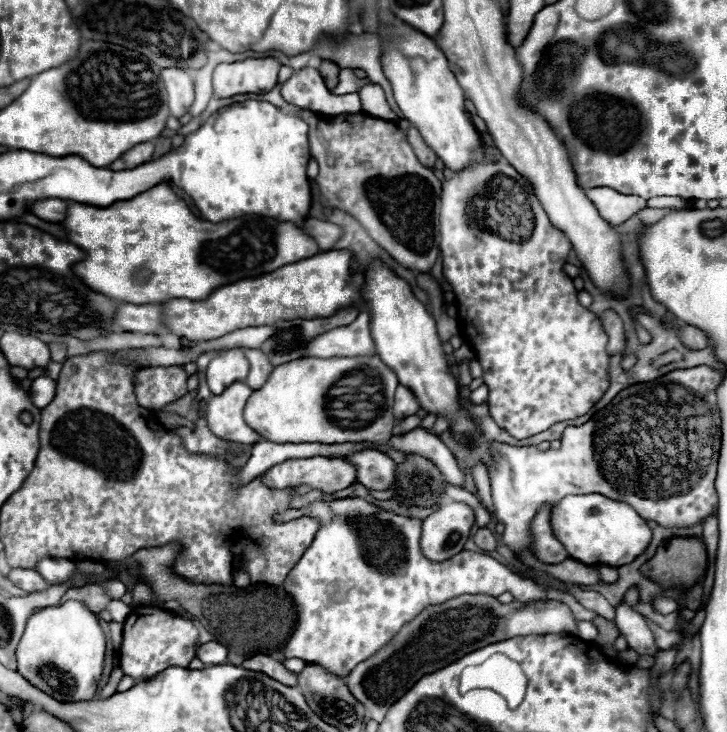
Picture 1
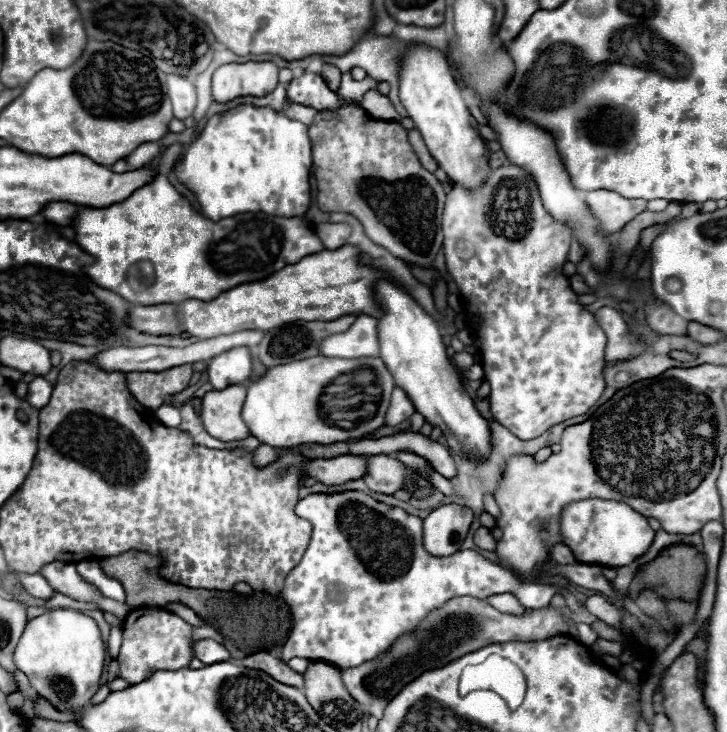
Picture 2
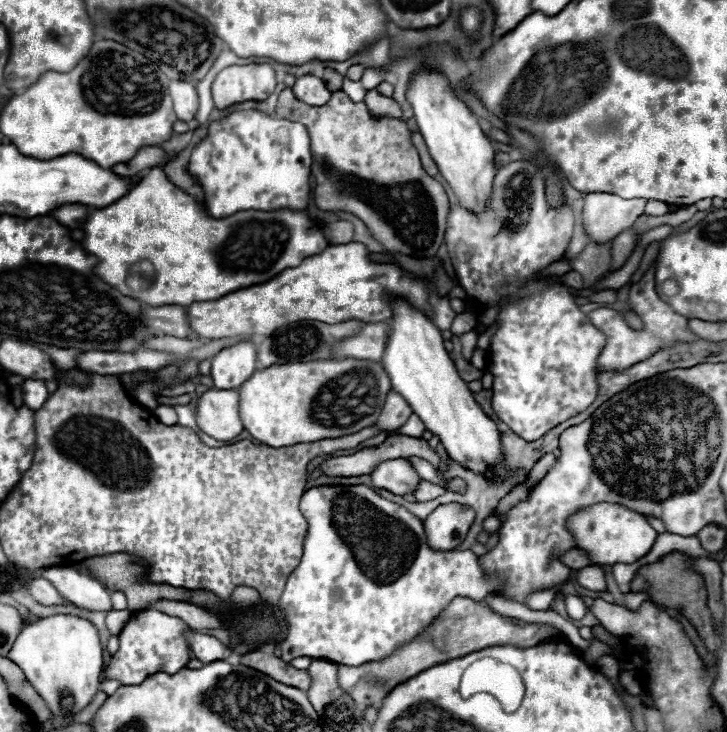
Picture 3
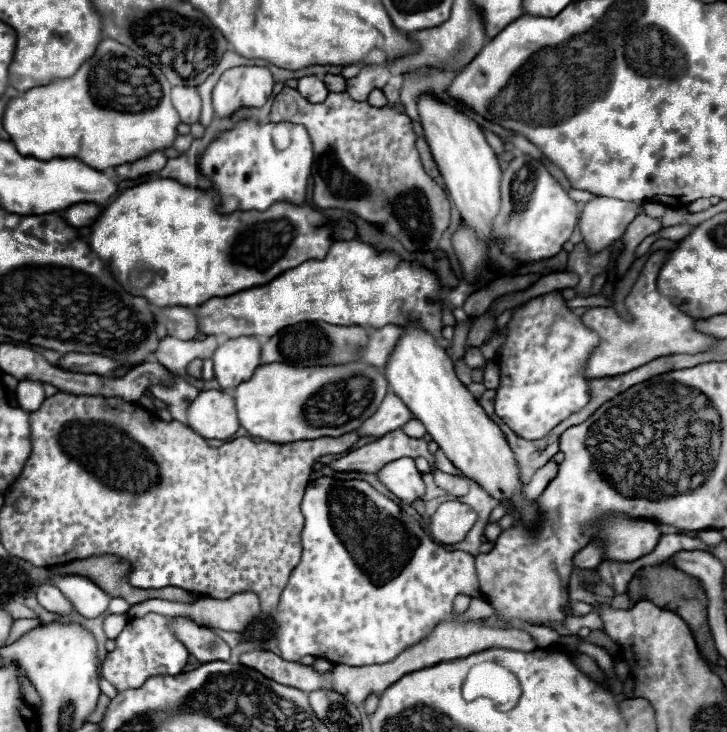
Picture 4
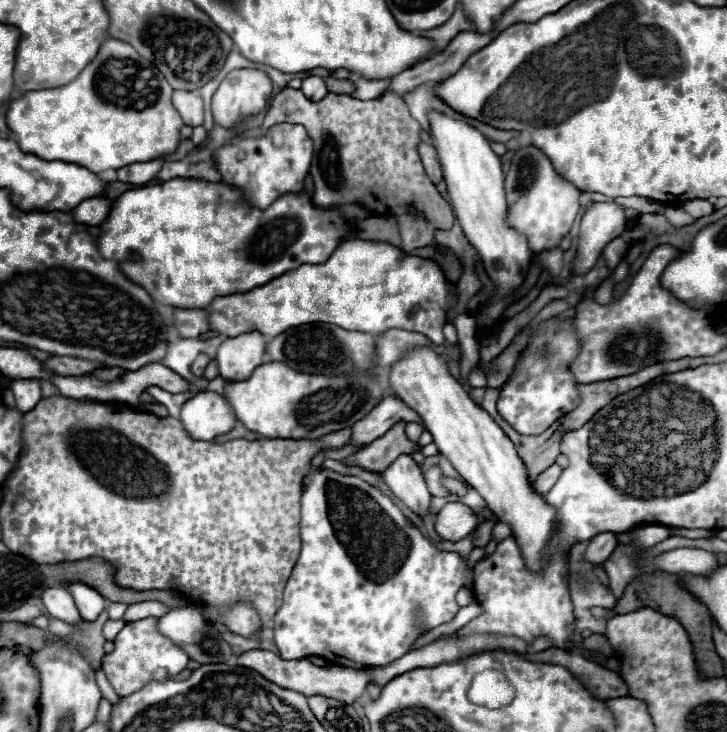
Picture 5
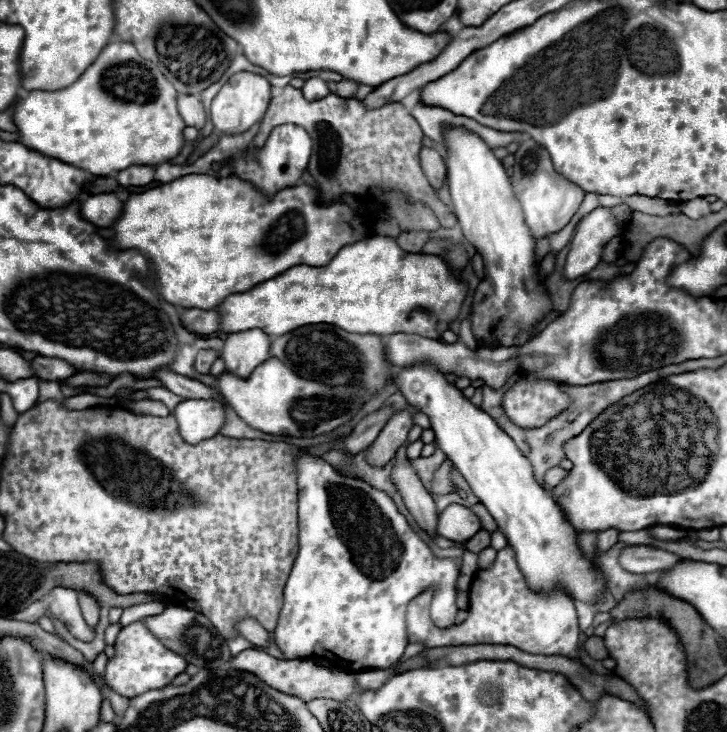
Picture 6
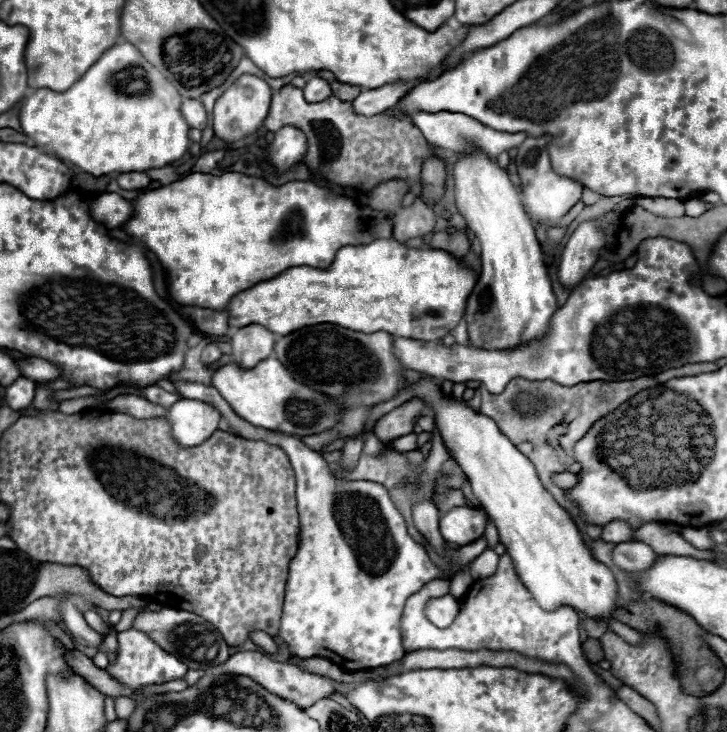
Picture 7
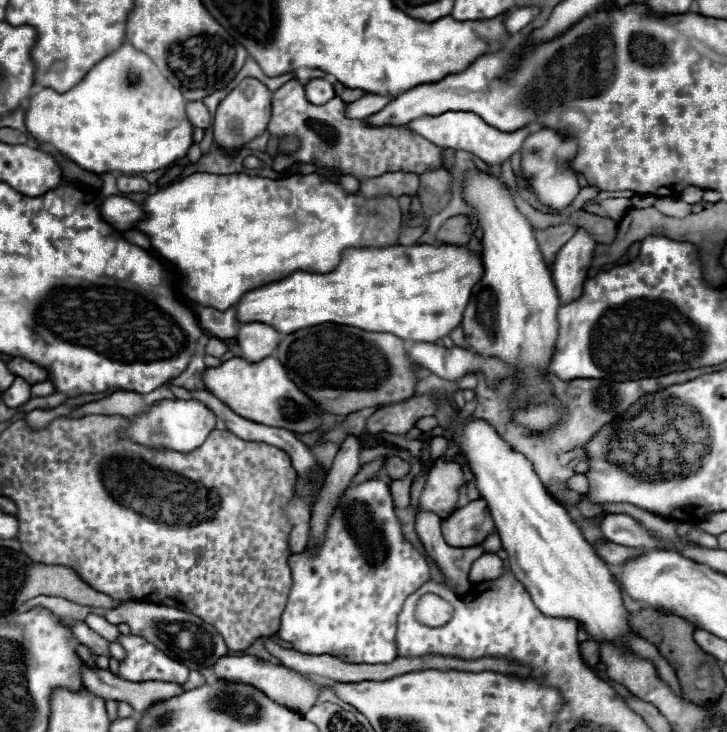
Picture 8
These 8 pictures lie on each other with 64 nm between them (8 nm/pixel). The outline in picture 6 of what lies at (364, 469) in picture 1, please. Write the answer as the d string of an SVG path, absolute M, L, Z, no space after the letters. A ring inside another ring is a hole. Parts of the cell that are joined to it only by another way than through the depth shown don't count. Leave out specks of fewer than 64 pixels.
M408 443L401 446L396 453L396 464L392 470L391 481L396 484L398 492L402 494L406 508L414 516L416 524L426 530L430 536L436 536L436 524L438 524L438 510L434 506L432 496L424 490L421 480L413 468L406 468Z

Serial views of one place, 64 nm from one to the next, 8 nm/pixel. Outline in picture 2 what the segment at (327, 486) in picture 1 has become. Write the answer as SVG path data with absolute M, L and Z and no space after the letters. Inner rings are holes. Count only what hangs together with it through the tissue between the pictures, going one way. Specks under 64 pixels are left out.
M336 456L330 460L306 460L302 464L302 474L316 478L324 484L344 484L356 480L366 472L368 456Z

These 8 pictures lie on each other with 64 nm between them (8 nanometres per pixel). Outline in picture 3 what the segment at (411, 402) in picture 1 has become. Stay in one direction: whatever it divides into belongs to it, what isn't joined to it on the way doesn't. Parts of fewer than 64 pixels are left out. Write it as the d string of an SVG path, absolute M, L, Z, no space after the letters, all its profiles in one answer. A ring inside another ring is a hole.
M390 390L390 394L386 396L386 406L382 408L378 422L374 422L374 428L384 430L384 432L398 430L400 426L406 424L410 414L412 414L412 408L408 406L408 402L398 392Z

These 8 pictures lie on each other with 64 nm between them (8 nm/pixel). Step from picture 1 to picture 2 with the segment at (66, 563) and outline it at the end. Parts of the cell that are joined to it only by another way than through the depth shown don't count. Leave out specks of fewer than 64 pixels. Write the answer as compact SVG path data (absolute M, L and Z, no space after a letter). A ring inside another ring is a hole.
M52 562L40 568L40 574L50 582L50 586L54 586L56 592L70 596L78 602L94 602L98 604L100 610L104 612L112 612L120 618L124 618L130 608L126 604L114 602L110 598L106 598L94 584L86 582L78 572L74 564L66 564L66 562Z

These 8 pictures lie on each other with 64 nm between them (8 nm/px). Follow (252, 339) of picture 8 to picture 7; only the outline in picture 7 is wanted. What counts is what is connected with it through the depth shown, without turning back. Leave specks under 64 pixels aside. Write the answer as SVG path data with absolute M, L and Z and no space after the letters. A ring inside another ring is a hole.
M250 324L244 328L236 328L230 336L232 362L238 362L244 368L254 368L258 362L266 360L272 354L274 342L276 334L272 334L264 326Z

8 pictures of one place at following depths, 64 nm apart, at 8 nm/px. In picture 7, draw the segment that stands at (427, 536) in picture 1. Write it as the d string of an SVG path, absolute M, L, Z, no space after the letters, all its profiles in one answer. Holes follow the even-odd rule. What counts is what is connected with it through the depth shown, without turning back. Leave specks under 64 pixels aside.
M456 506L442 514L440 518L440 534L446 542L466 546L484 536L488 516L482 508Z

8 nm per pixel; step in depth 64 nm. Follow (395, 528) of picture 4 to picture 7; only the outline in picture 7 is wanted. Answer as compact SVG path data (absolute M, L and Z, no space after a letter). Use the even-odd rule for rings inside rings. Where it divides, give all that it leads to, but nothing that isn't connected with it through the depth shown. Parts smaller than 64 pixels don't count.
M178 382L176 388L184 398L200 400L214 406L236 430L238 436L280 446L290 456L292 468L296 472L296 498L302 526L300 548L290 560L290 576L286 584L286 598L278 630L278 636L288 644L290 654L302 658L325 657L348 670L386 666L402 658L404 648L400 638L400 616L404 604L426 582L440 578L440 570L432 564L426 550L416 544L406 532L406 522L392 504L388 490L382 484L368 480L336 480L326 460L318 452L310 450L300 438L252 426L250 422L236 416L228 402L212 386ZM450 594L442 596L438 600L432 600L432 610L436 612L436 616L434 616L432 622L438 628L446 628L446 626L452 624L452 620L458 614L458 600L454 596L450 596Z

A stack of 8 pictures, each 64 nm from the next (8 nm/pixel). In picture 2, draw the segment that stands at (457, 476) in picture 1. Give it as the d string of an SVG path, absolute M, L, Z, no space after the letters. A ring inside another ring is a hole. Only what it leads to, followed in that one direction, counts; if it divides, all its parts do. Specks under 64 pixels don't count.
M396 434L384 436L380 440L360 440L356 444L336 444L336 446L322 446L322 444L304 444L300 446L302 454L308 458L334 458L342 454L390 454L394 450L412 450L414 454L426 458L436 472L444 478L456 476L454 458L446 446L432 442L422 434ZM262 444L260 448L256 448L256 466L266 466L268 462L276 460L278 454L280 454L280 448L274 448L274 446L268 446L268 444Z

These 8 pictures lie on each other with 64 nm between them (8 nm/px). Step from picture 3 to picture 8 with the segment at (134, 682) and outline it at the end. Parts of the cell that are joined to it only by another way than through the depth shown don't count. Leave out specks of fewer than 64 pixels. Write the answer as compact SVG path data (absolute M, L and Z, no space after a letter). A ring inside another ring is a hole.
M120 636L118 642L126 650L124 662L120 662L118 676L130 682L146 682L146 680L160 680L172 684L184 684L188 680L188 668L174 658L166 656L154 644L146 642L140 636Z

